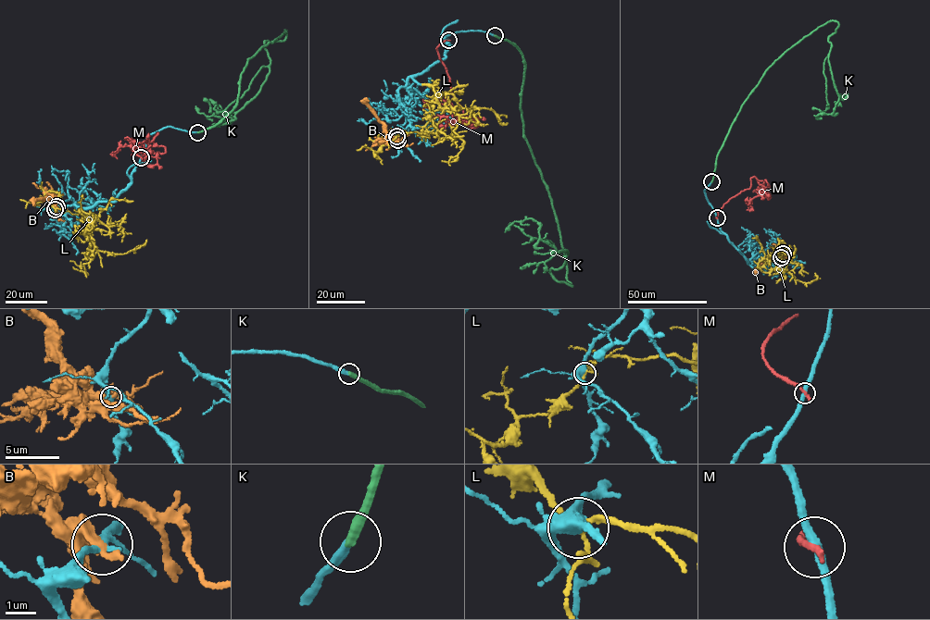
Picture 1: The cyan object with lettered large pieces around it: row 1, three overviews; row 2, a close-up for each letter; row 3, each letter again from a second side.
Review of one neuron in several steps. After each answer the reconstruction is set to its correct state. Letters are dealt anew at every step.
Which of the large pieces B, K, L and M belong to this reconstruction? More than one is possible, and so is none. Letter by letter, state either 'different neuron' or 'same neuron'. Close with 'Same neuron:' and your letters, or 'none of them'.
B: different neuron
K: same neuron
L: same neuron
M: different neuron
Same neuron: K, L

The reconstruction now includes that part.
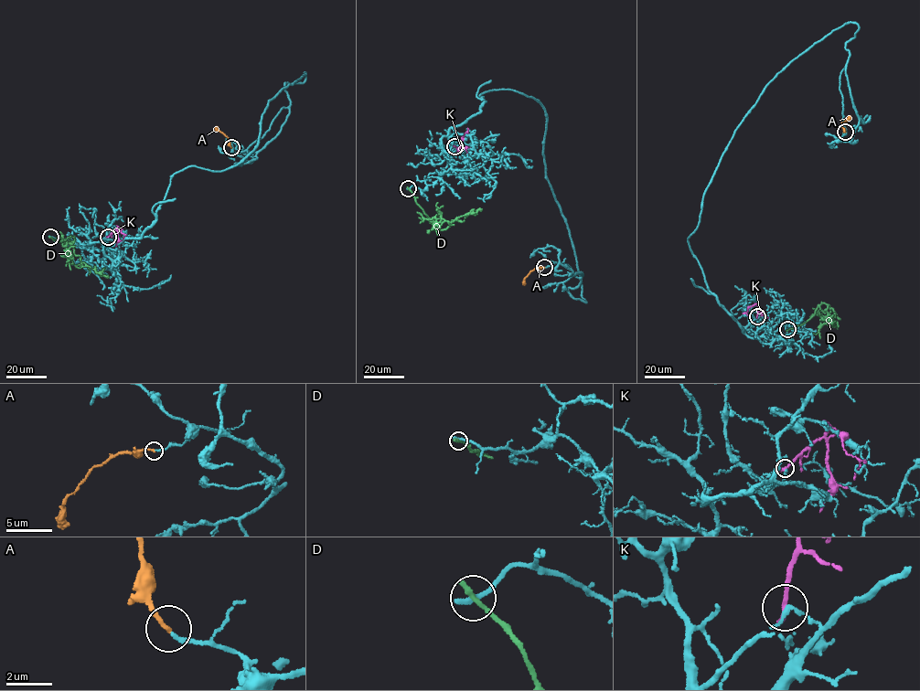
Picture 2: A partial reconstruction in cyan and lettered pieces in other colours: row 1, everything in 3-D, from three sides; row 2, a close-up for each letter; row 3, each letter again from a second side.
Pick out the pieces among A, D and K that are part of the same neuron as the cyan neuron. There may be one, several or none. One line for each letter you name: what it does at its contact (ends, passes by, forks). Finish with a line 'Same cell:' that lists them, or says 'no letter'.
A: it ends
Same cell: A

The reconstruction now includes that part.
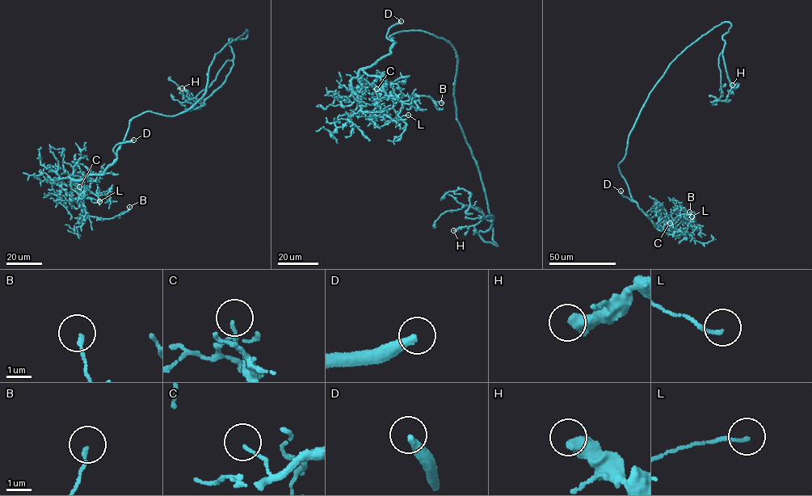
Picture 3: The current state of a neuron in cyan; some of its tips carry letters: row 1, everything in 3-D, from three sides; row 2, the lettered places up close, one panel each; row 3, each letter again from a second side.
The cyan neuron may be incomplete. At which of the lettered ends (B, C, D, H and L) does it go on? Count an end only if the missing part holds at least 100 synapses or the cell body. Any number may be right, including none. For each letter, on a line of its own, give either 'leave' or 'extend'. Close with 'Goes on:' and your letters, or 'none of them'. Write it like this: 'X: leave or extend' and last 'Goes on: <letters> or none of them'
B: leave
C: leave
D: extend
H: leave
L: leave
Goes on: D

